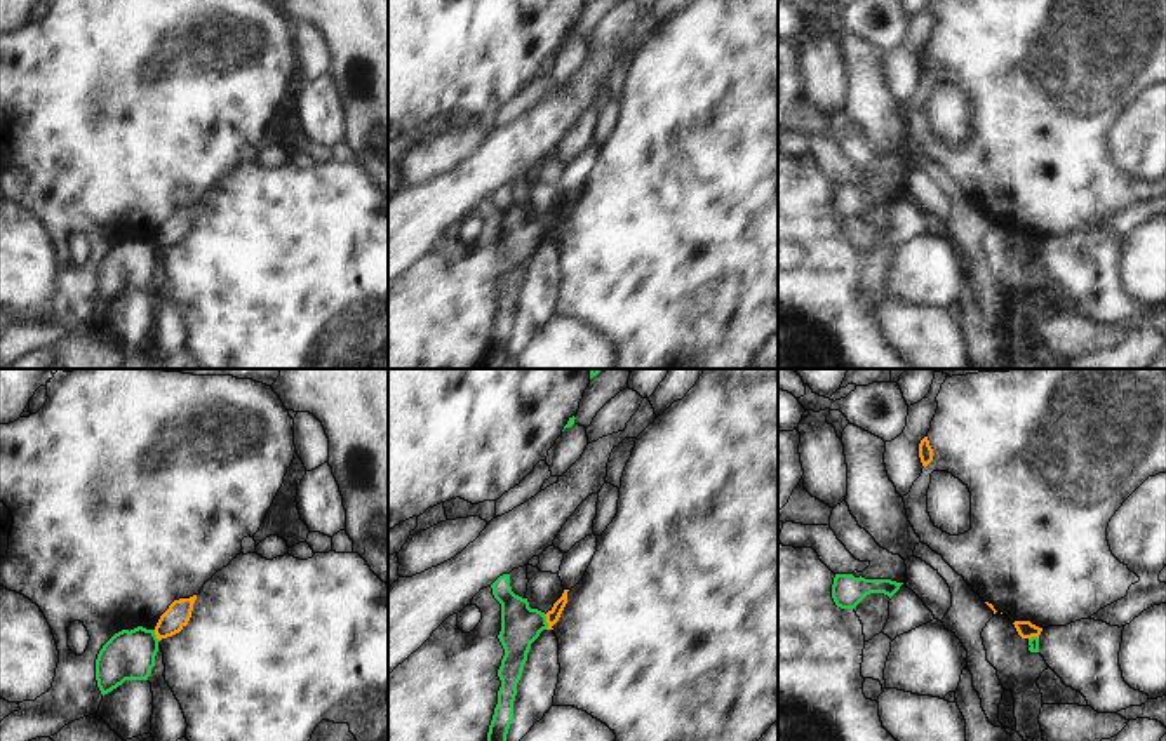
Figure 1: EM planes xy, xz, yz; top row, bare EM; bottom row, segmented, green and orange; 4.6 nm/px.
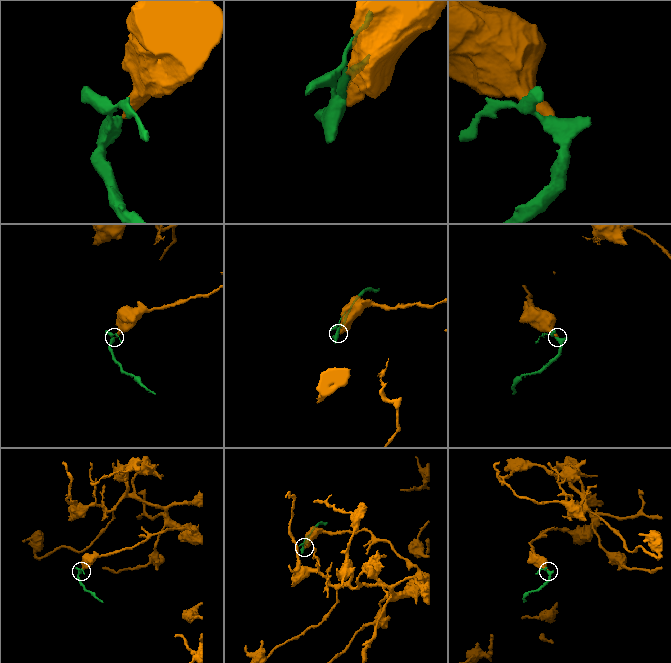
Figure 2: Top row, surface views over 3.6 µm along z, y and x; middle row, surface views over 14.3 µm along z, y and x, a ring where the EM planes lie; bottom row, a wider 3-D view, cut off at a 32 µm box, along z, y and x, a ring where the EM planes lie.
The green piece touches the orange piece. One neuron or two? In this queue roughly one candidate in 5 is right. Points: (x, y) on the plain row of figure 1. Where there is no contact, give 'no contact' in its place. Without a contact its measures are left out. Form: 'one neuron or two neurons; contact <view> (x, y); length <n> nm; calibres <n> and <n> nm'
two neurons; contact xz (545, 232); length 70 nm; calibres 190 and 60 nm

